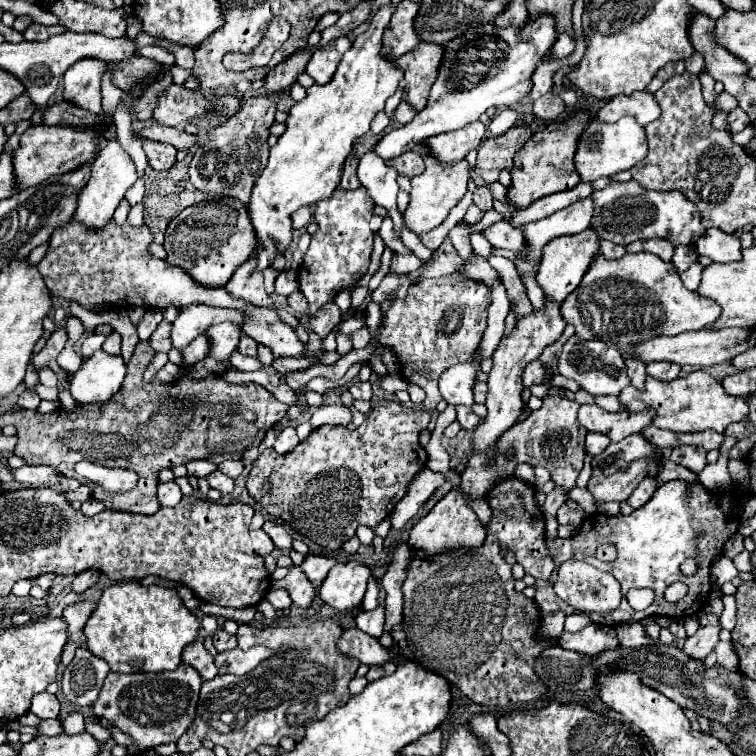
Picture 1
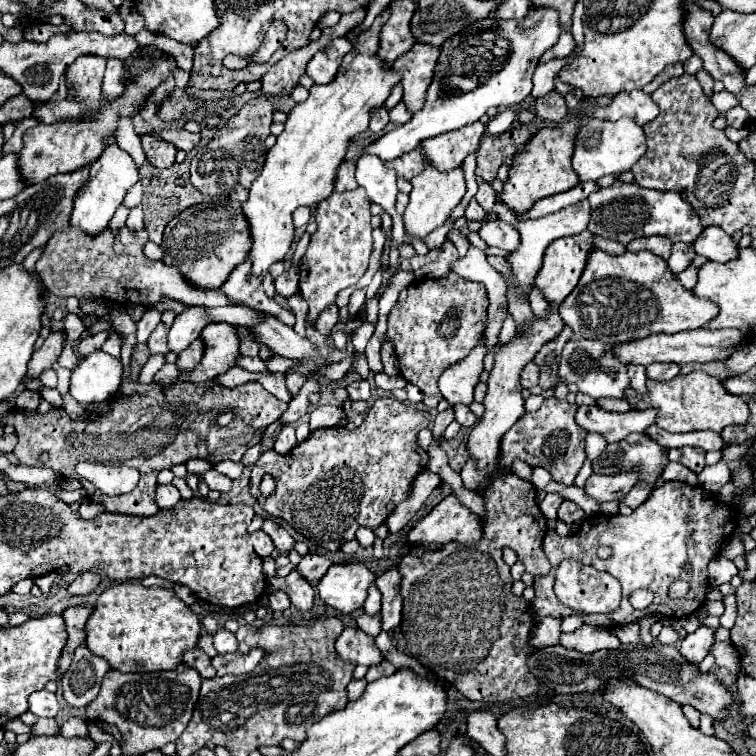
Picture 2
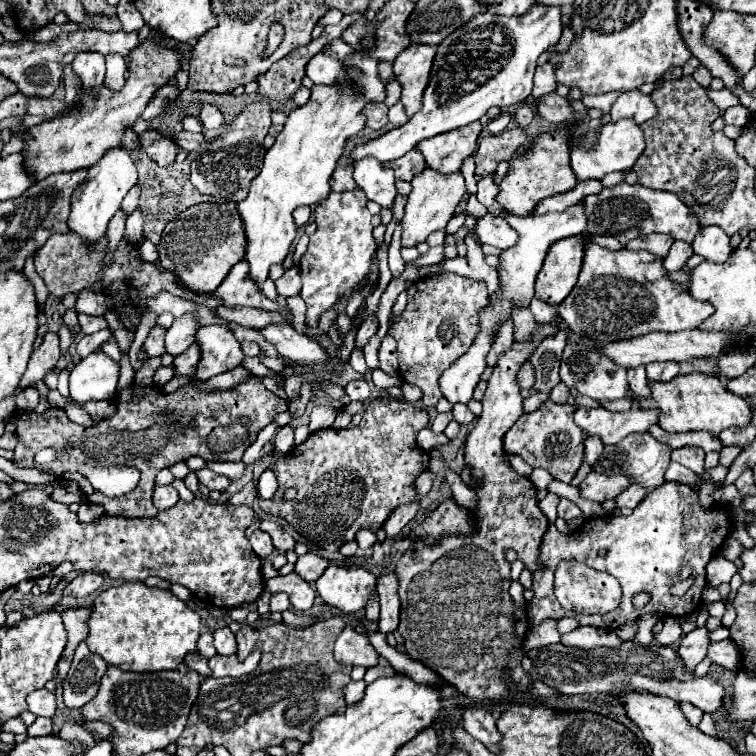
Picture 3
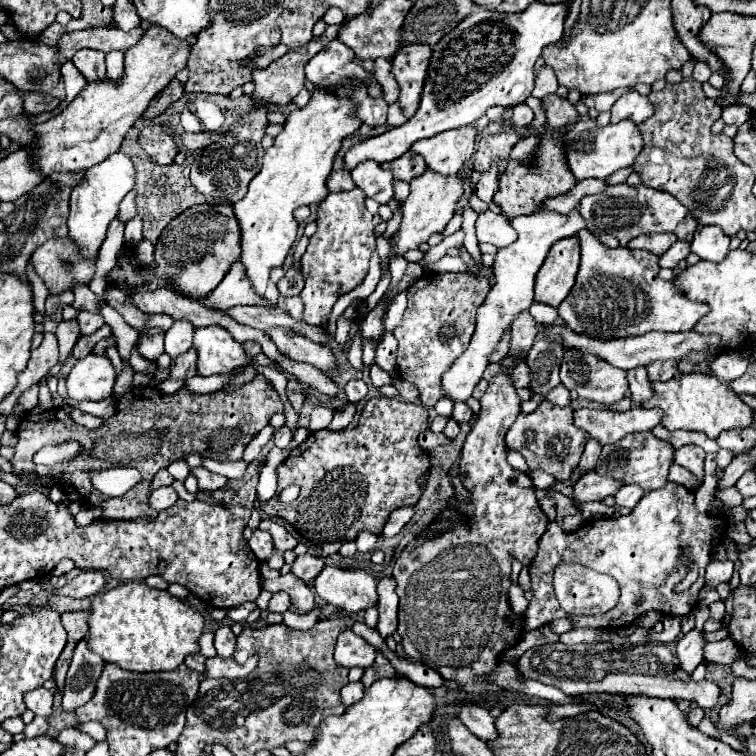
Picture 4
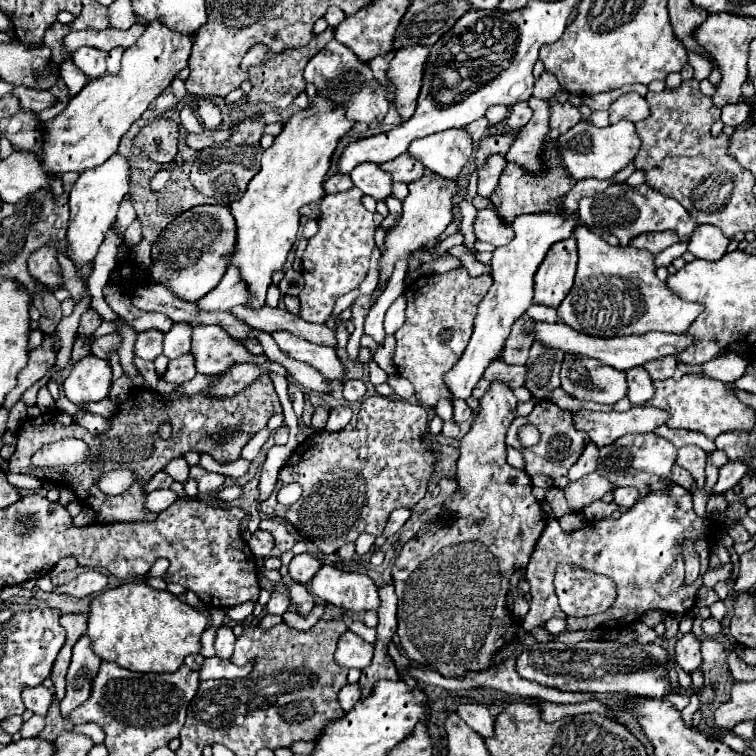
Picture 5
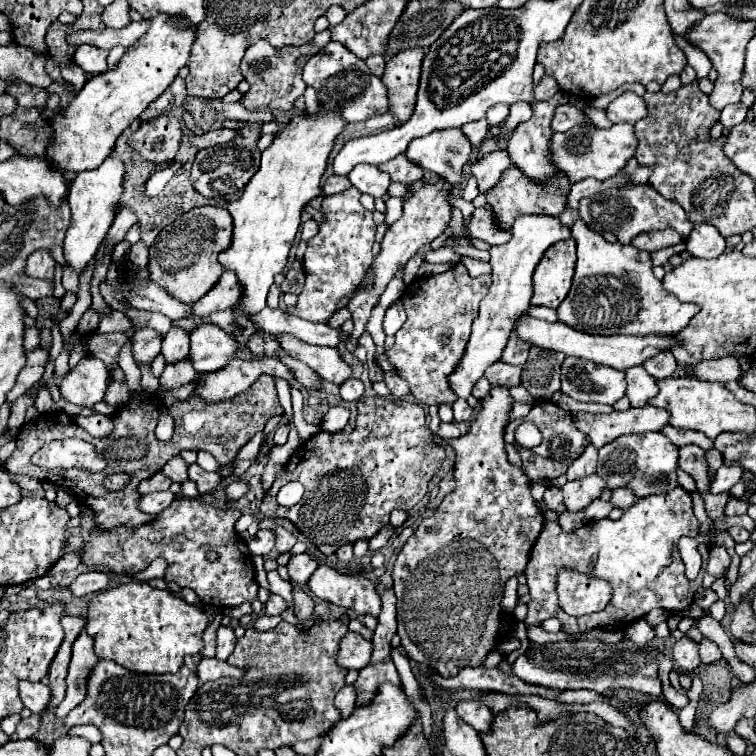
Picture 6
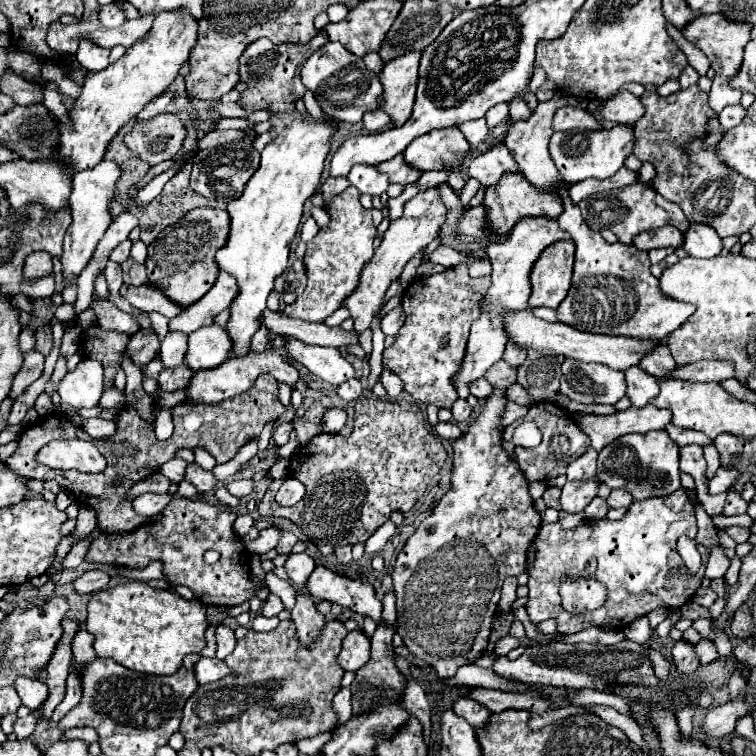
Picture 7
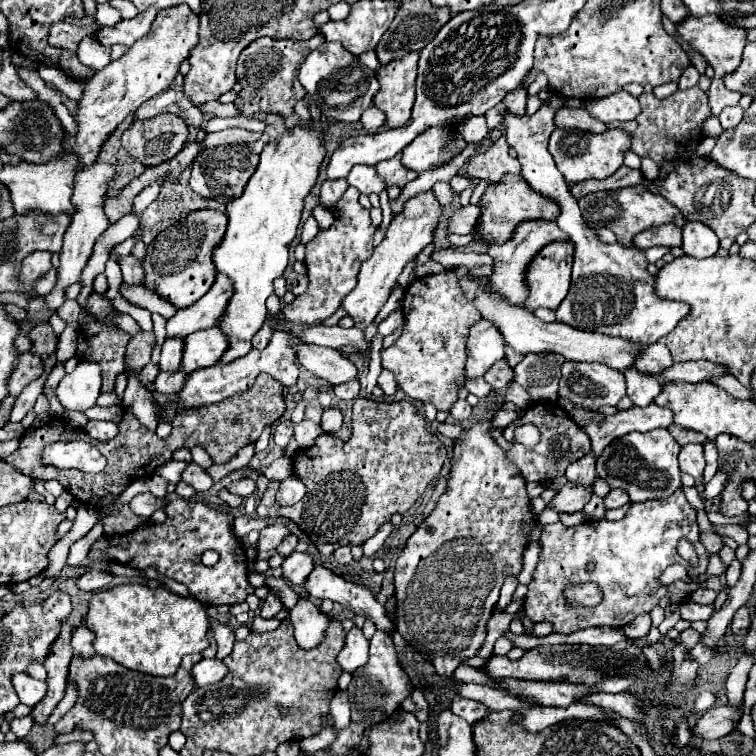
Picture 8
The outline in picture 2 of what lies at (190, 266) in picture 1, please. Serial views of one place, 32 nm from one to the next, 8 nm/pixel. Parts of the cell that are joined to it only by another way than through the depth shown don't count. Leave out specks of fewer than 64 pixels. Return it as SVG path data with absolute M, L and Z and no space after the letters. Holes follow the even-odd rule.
M202 202L186 208L182 214L172 218L164 230L162 240L164 264L178 266L182 274L198 288L216 290L230 276L232 268L248 258L248 248L252 248L252 238L248 236L248 220L240 212L240 202Z

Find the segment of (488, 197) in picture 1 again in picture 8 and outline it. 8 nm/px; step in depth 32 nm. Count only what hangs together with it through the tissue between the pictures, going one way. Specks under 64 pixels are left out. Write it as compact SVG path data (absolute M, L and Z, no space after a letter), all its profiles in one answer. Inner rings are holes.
M502 136L486 152L470 158L466 170L468 176L494 184L508 172L520 172L520 164L514 156L510 156L510 148Z

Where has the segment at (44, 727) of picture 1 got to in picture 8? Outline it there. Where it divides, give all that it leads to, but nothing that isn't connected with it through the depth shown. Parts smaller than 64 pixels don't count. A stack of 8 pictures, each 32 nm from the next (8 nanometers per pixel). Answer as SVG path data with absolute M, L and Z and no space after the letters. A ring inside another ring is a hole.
M26 716L26 718L14 718L14 720L12 720L12 724L10 724L12 732L14 732L20 740L28 736L28 732L32 730L32 726L34 726L32 716Z

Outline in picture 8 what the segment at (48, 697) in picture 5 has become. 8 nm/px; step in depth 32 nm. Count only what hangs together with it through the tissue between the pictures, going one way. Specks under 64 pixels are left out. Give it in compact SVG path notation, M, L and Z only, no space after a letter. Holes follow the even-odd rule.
M22 672L14 676L12 684L14 684L14 688L16 688L16 694L18 694L20 702L26 704L28 708L34 708L34 706L42 700L42 696L44 696L44 692L46 692L46 682L34 680L32 676L22 674Z

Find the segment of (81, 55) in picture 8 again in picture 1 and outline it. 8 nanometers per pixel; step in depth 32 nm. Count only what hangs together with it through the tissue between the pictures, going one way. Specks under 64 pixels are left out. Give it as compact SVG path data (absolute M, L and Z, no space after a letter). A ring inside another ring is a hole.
M78 60L64 74L62 98L92 114L102 114L100 80L106 64L102 60Z

